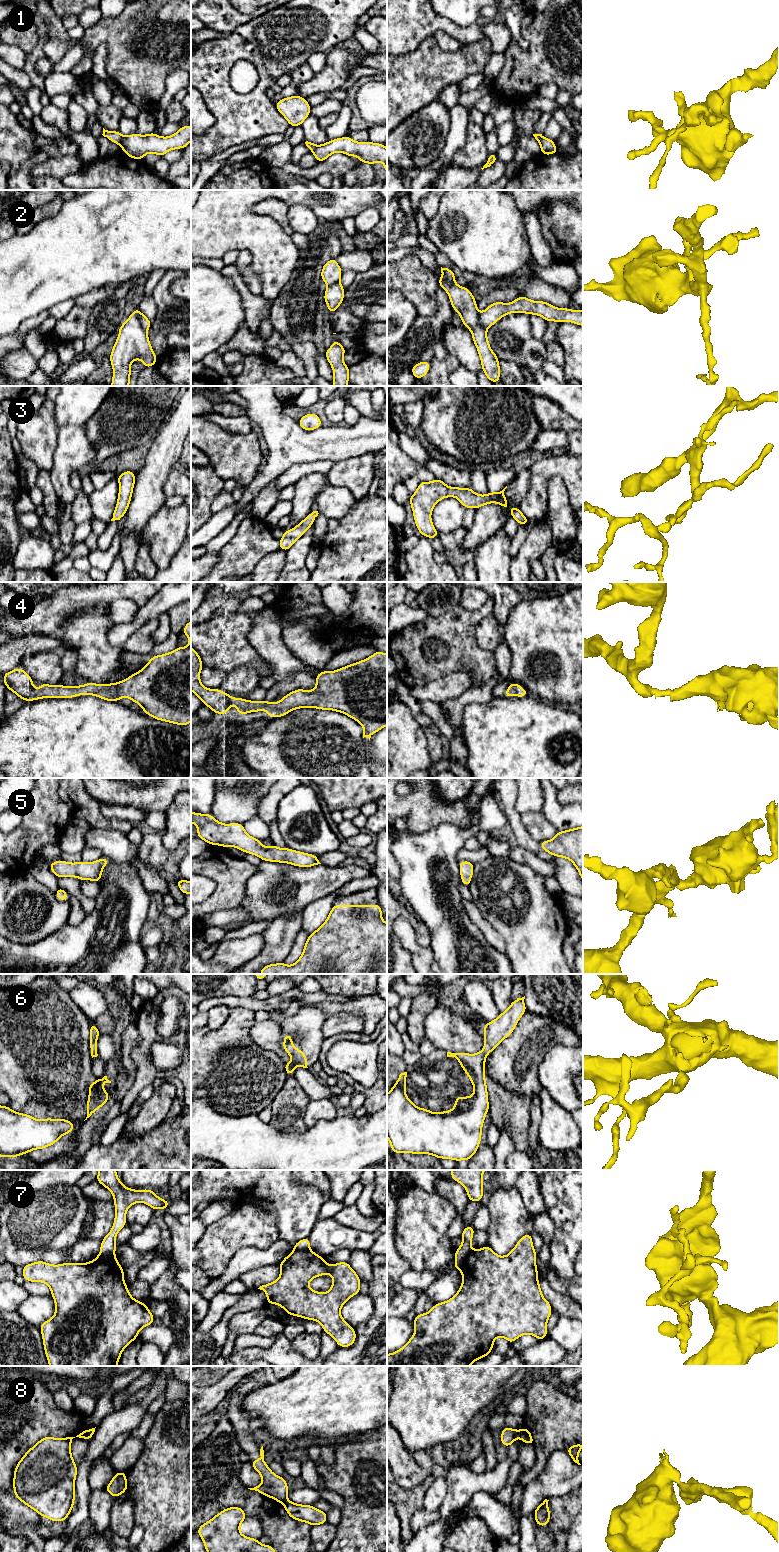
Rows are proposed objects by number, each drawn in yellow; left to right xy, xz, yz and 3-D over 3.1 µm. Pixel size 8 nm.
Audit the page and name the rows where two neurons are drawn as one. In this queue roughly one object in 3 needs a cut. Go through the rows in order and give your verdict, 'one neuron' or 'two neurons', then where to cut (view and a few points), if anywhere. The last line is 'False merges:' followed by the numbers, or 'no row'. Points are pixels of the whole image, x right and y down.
1: two neurons; cut in xy along (123, 136), (118, 143)
2: two neurons; cut in xy along (140, 313), (140, 324), (146, 331)
3: one neuron; no cut
4: one neuron; no cut
5: one neuron; no cut
6: one neuron; no cut
7: two neurons; cut in yz along (473, 1250), (467, 1255), (460, 1269)
8: two neurons; cut in xy along (88, 1430), (86, 1438)
False merges: 1, 2, 7, 8

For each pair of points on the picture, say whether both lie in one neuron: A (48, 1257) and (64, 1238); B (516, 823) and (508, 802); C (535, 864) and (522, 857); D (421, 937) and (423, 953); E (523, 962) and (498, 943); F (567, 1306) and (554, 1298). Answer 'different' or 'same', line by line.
A: different
B: same
C: same
D: different
E: different
F: same

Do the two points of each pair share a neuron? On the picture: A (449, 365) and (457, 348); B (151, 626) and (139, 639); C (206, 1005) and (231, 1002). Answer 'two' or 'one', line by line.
A: two
B: one
C: one

